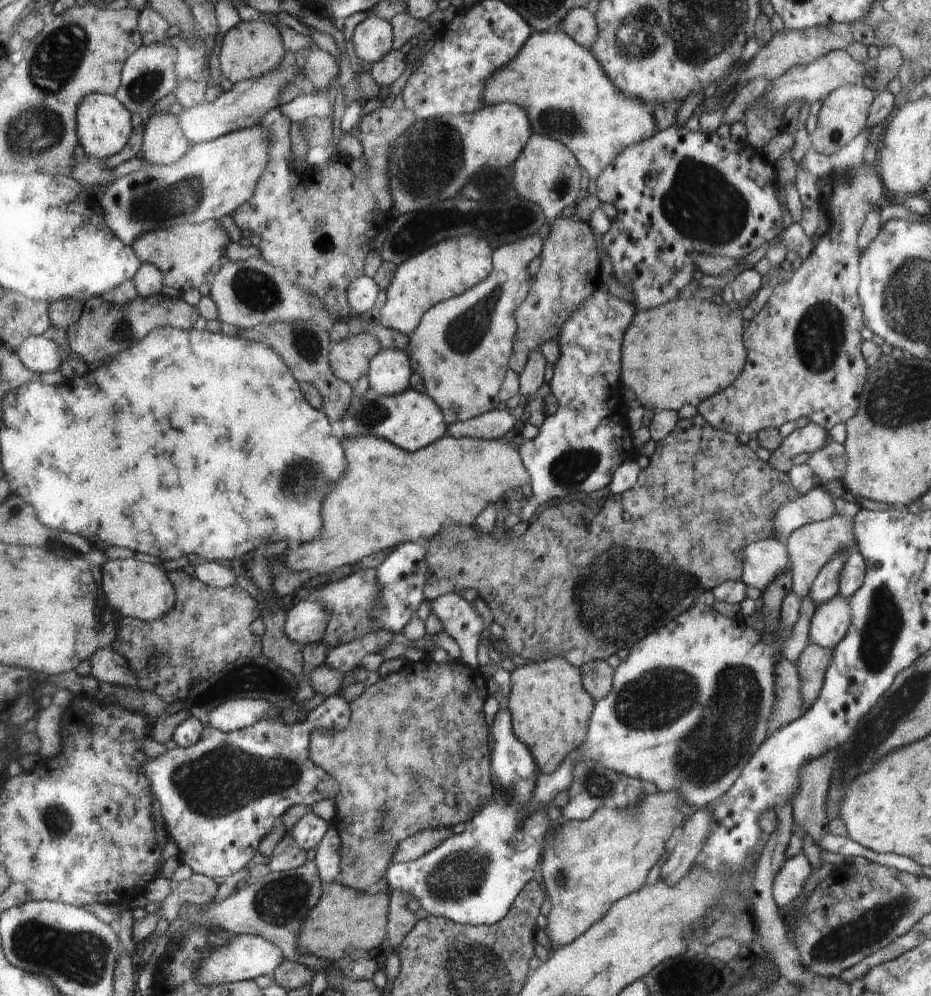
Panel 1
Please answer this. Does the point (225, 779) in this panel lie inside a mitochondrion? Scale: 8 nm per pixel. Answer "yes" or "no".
yes

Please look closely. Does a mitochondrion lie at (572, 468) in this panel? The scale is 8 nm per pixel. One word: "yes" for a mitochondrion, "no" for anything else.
yes

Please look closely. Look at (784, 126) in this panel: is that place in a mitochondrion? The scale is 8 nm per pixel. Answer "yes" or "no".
no

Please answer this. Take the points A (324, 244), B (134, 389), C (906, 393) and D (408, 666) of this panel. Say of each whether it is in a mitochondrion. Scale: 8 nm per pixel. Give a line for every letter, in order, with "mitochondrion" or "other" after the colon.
A: mitochondrion
B: other
C: mitochondrion
D: other

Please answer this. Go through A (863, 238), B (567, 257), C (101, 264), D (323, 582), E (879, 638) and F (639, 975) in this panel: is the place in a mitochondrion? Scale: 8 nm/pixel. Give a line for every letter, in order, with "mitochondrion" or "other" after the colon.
A: other
B: other
C: other
D: other
E: mitochondrion
F: other

